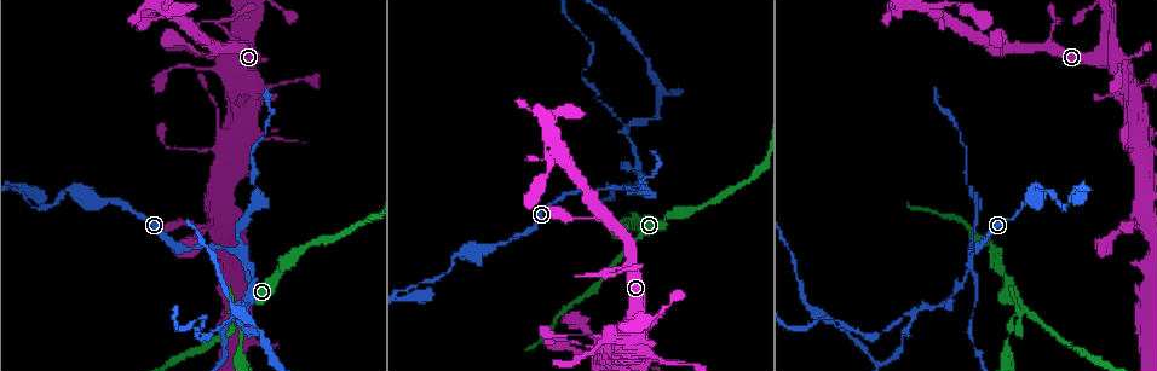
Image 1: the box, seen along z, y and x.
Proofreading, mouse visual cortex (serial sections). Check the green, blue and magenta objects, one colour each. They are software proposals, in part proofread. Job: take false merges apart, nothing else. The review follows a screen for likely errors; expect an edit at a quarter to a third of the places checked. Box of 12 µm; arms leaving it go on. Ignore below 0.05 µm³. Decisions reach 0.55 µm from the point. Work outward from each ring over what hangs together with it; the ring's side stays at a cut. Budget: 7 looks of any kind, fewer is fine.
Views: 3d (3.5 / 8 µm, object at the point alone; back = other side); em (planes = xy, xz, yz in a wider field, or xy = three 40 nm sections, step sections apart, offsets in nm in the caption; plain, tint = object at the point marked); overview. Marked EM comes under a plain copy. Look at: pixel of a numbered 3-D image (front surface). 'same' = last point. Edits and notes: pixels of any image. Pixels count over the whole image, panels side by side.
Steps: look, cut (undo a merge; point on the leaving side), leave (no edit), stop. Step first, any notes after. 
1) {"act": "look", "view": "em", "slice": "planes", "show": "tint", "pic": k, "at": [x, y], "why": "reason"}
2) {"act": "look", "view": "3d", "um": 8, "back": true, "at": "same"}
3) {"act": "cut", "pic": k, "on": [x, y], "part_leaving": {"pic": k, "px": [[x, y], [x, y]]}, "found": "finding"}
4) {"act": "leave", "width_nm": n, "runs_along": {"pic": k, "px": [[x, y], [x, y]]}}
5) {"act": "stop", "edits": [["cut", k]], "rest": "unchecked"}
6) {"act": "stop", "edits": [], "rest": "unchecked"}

{"act": "look", "view": "3d", "um": 3.5, "pic": 1, "at": [223, 27], "why": "abrupt turn"}

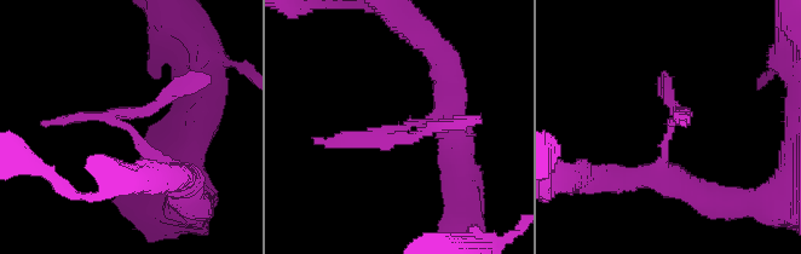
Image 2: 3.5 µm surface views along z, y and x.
{"act": "look", "view": "em", "slice": "xy", "step": 2, "show": "tint", "pic": 2, "at": [399, 129]}

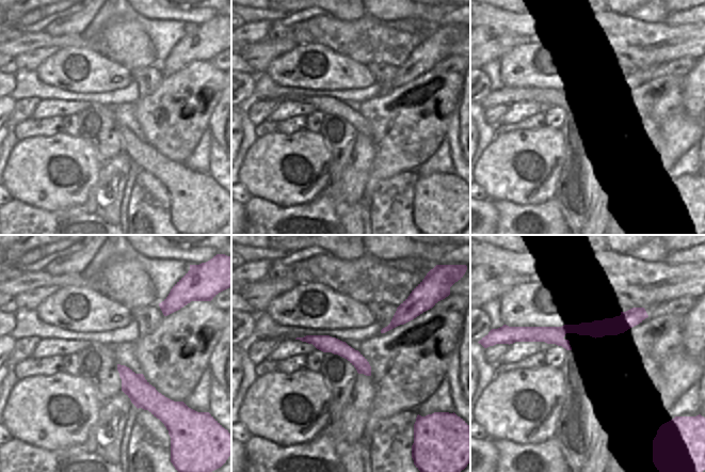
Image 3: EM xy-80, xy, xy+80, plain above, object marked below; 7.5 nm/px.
{"act": "leave", "width_nm": 130, "runs_along": {"pic": 2, "px": [[185, 182], [126, 126], [185, 88]]}, "found": "all the same cell"}

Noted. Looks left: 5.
{"act": "look", "view": "3d", "um": 8, "pic": 1, "at": [649, 354]}

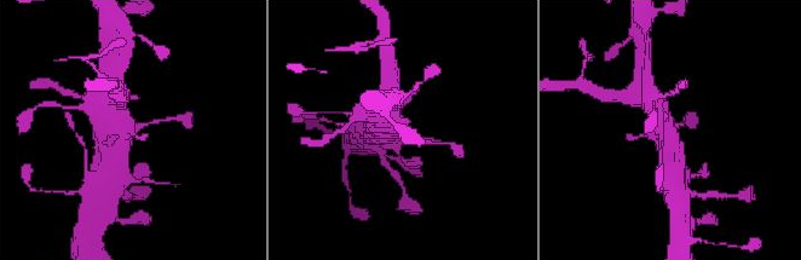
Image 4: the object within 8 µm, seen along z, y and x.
{"act": "look", "view": "em", "slice": "xy", "step": 2, "show": "tint", "pic": 4, "at": [131, 129]}

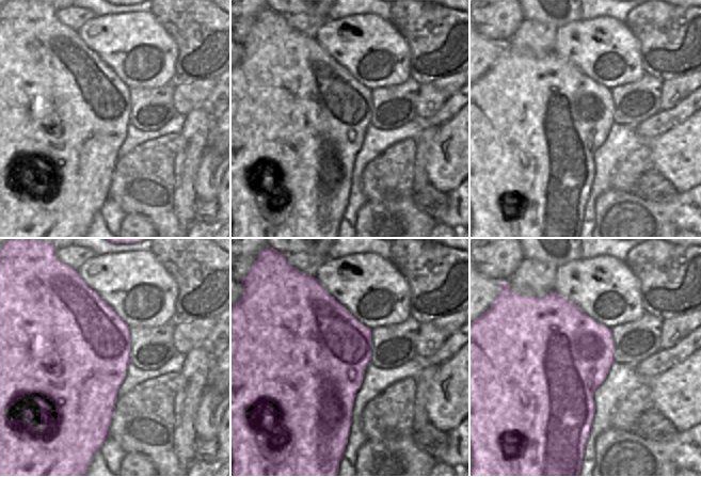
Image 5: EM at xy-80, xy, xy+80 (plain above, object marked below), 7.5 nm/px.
{"act": "leave", "runs_along": {"pic": 4, "px": [[644, 97], [667, 128], [672, 154]]}, "found": "one cell here"}

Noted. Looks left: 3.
{"act": "look", "view": "em", "slice": "xy", "step": 5, "show": "tint", "pic": 1, "at": [900, 12], "why": "sharp bend"}

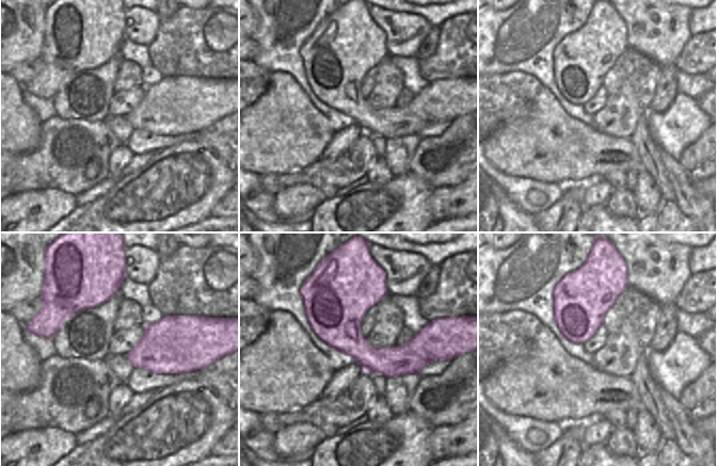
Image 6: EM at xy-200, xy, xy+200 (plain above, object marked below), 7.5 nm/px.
{"act": "look", "view": "3d", "um": 3.5, "at": "same"}

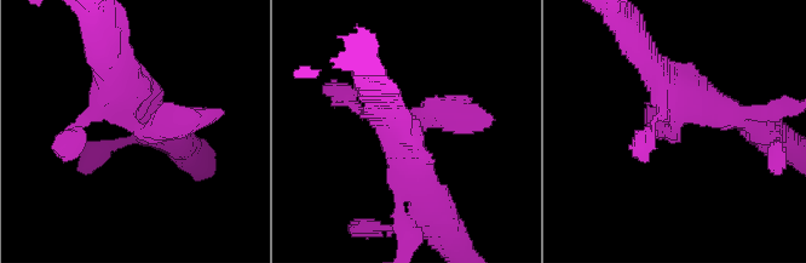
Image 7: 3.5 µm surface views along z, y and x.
{"act": "leave", "runs_along": {"pic": 7, "px": [[416, 182], [395, 130], [476, 120]]}, "found": "continuous, no second cell"}

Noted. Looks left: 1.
{"act": "stop", "edits": [], "rest": "unchecked"}

